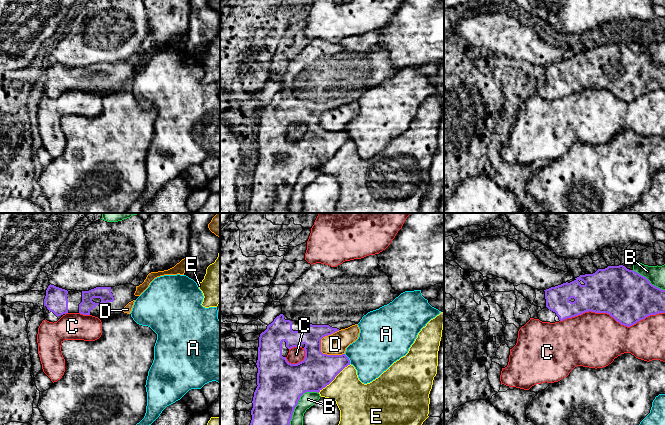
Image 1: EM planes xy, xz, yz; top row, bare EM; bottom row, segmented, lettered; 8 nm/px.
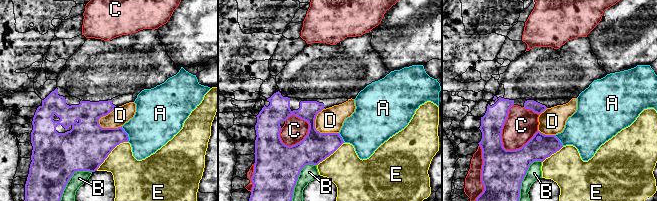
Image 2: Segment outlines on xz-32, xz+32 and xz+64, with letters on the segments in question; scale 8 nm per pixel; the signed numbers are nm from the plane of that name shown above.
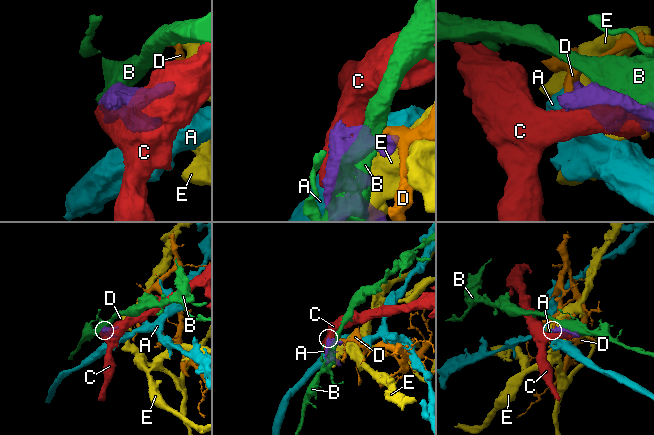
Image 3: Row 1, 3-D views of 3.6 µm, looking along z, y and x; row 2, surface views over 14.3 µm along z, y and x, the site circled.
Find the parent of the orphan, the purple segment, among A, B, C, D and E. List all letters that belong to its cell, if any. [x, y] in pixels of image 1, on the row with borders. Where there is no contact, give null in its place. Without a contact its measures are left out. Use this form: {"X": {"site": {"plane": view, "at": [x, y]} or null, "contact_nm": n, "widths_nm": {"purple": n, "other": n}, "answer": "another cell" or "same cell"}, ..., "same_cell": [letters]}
{"A": {"site": {"plane": "xz", "at": [348, 359]}, "contact_nm": 90, "widths_nm": {"purple": 280, "other": 360}, "answer": "another cell"}, "B": {"site": {"plane": "xz", "at": [297, 402]}, "contact_nm": 360, "widths_nm": {"purple": 360, "other": 120}, "answer": "another cell"}, "C": {"site": {"plane": "yz", "at": [612, 316]}, "contact_nm": 850, "widths_nm": {"purple": 400, "other": 440}, "answer": "another cell"}, "D": {"site": {"plane": "xz", "at": [322, 337]}, "contact_nm": 240, "widths_nm": {"purple": 240, "other": 180}, "answer": "another cell"}, "E": {"site": {"plane": "xz", "at": [334, 378]}, "contact_nm": 340, "widths_nm": {"purple": 280, "other": 300}, "answer": "another cell"}, "same_cell": []}

